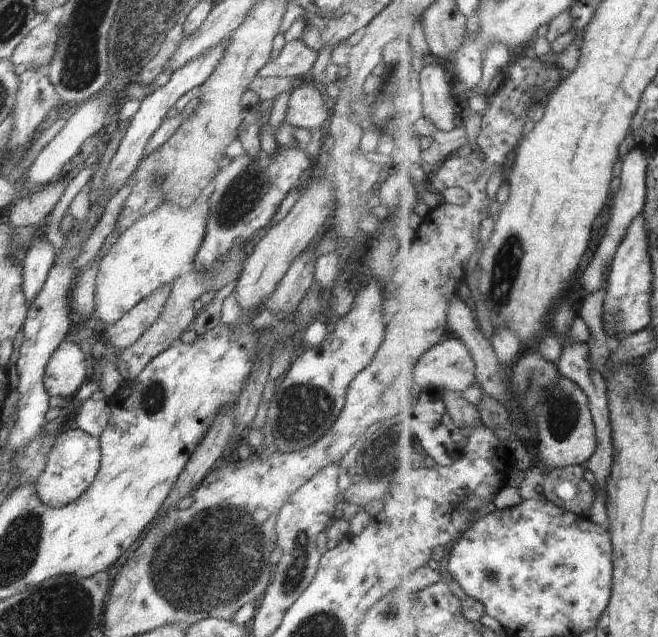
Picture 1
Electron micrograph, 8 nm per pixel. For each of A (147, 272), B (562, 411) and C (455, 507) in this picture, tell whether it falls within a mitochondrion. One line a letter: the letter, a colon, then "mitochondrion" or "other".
A: other
B: mitochondrion
C: other

